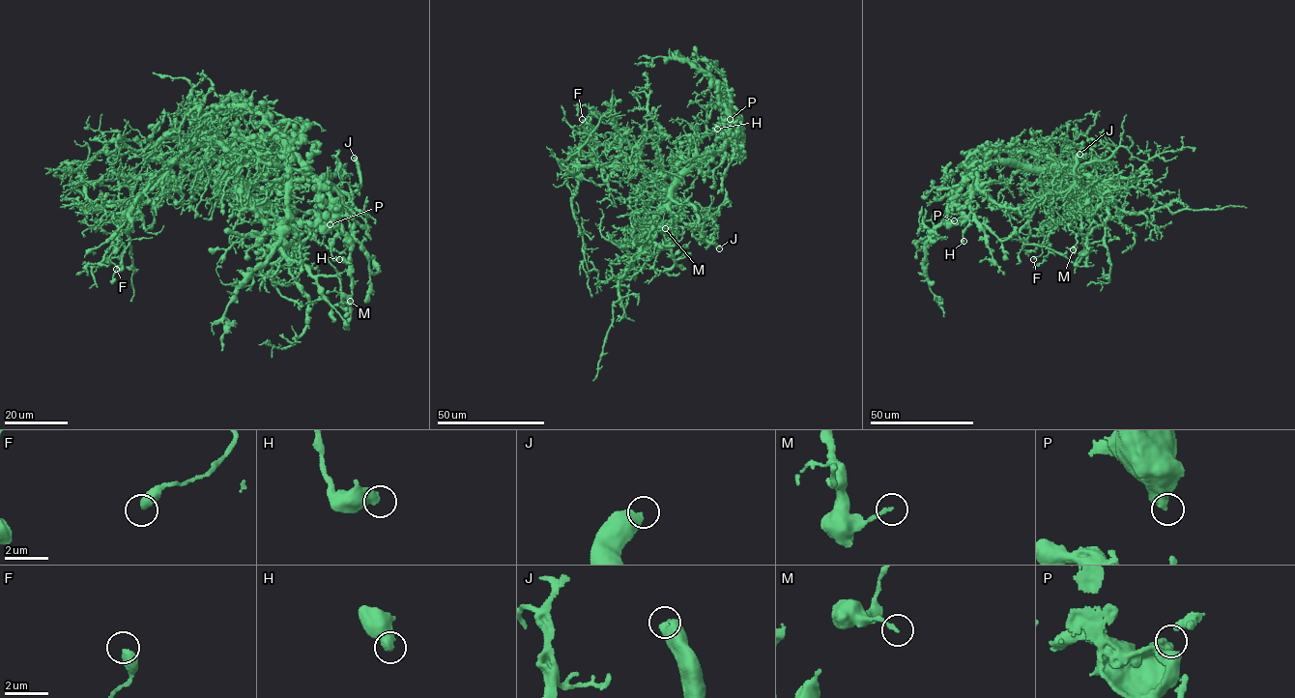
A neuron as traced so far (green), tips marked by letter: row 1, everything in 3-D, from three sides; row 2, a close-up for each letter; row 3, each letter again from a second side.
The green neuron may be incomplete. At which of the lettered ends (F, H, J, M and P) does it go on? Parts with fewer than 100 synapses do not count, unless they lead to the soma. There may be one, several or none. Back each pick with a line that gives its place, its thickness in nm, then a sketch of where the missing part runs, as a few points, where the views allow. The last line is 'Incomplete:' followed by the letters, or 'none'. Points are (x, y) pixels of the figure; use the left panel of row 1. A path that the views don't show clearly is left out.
J: (354, 158) | 550 nm | (354, 158), (341, 140), (341, 123), (351, 116), (367, 94), (387, 79)
Incomplete: J

